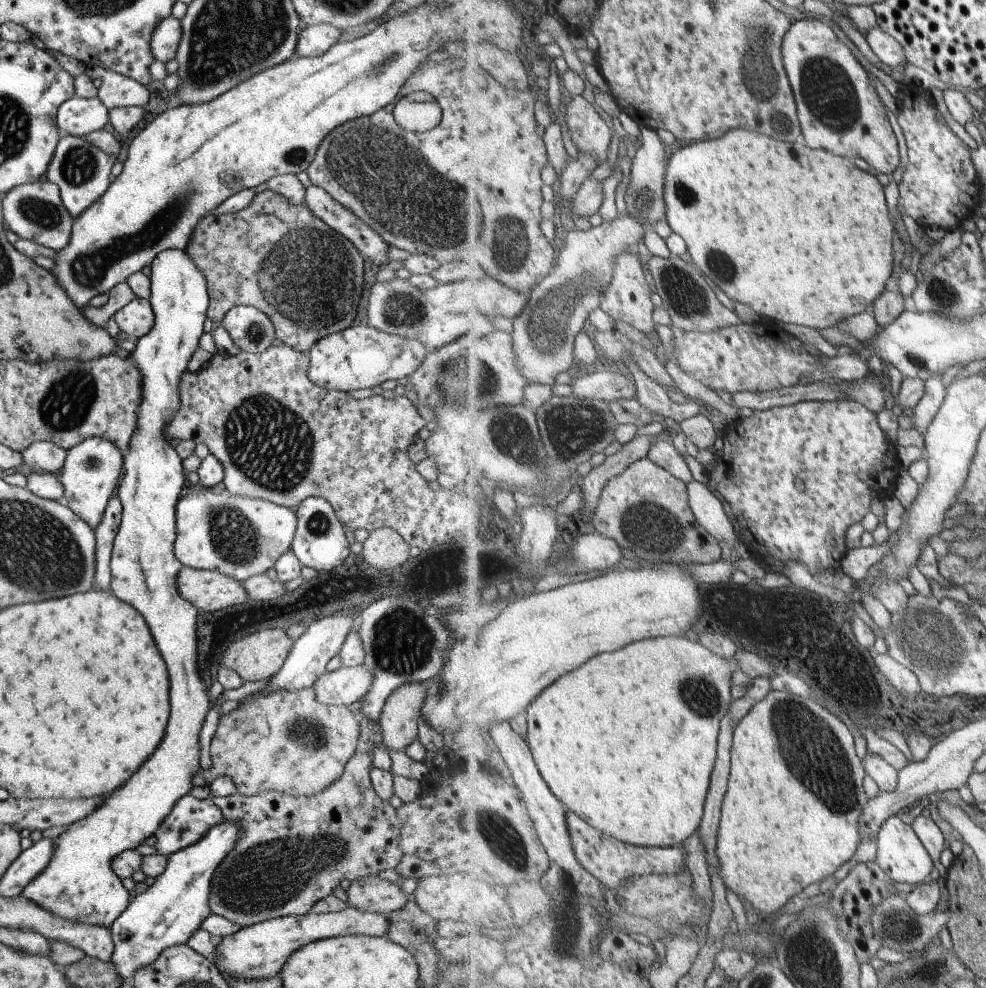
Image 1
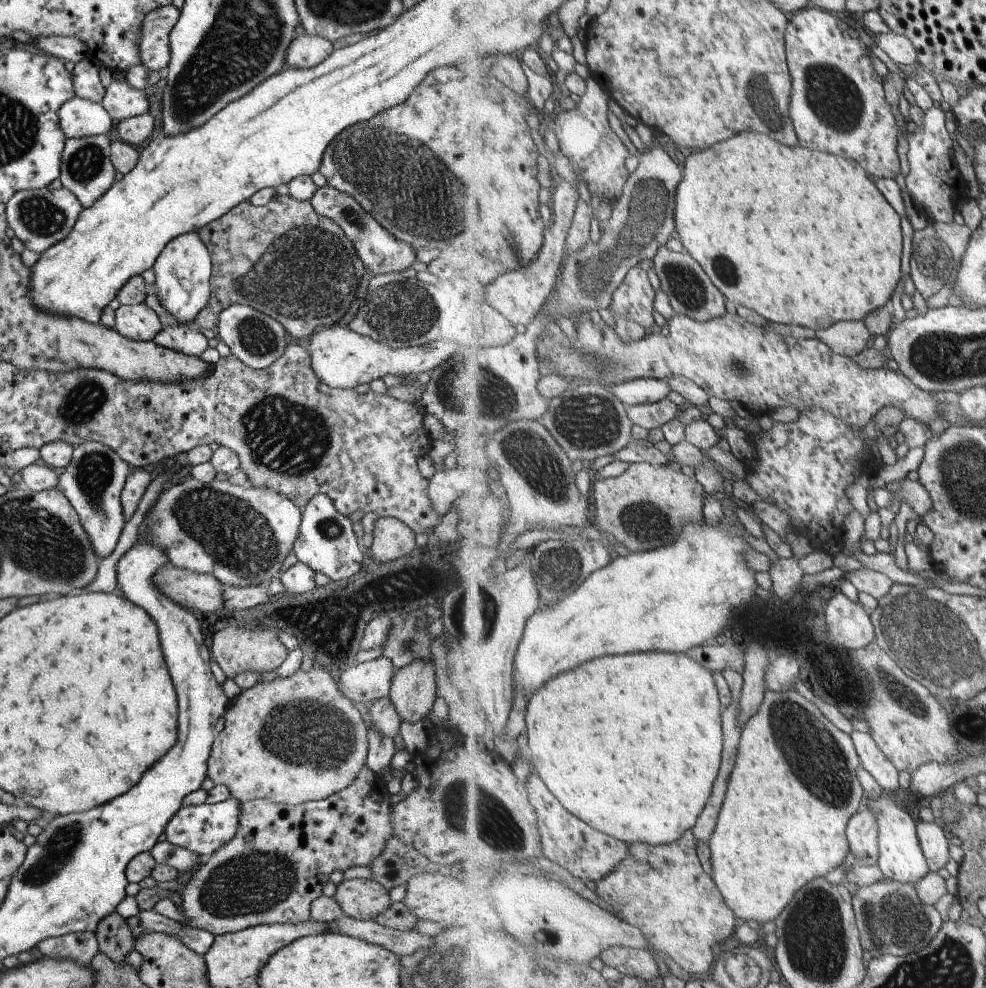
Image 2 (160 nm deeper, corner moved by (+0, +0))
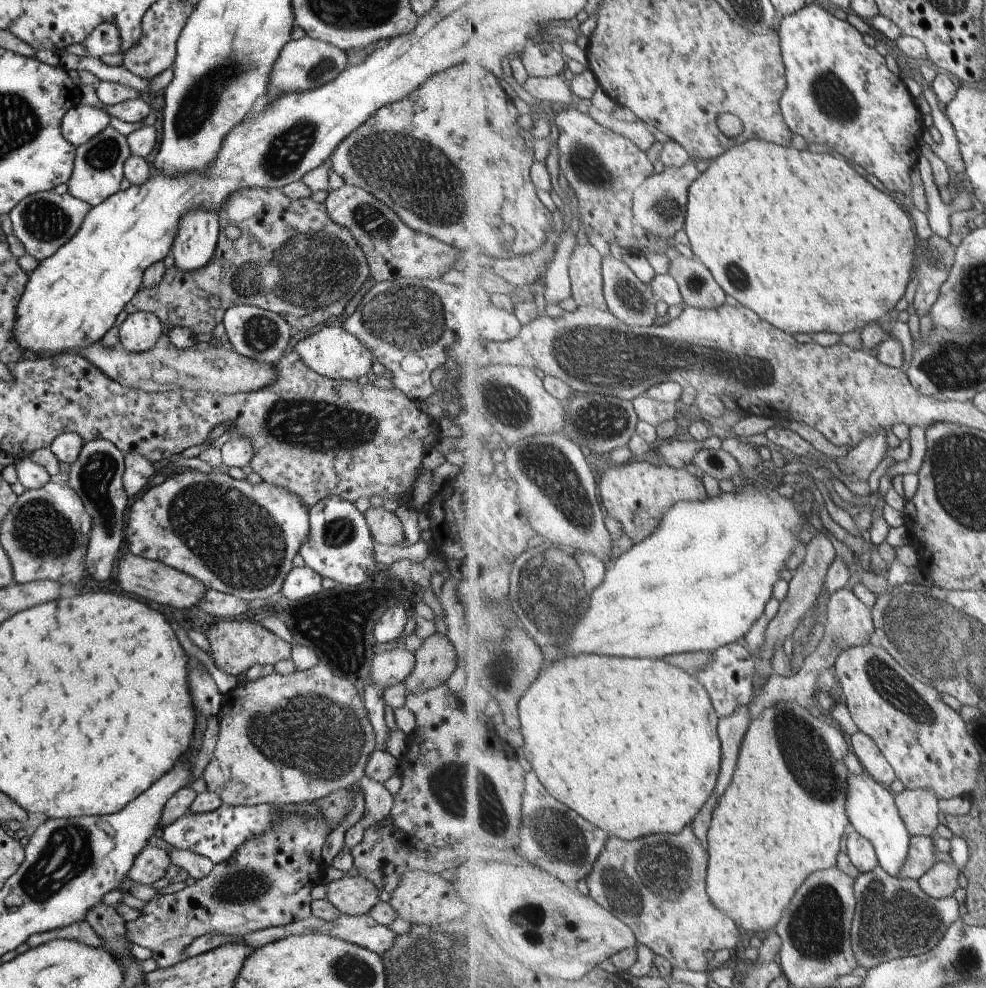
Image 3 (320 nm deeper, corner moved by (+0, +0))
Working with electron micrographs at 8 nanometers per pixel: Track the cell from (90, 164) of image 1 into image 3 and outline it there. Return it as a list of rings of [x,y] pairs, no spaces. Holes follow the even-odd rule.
[[[107,125],[87,142],[75,147],[74,165],[66,182],[68,193],[85,201],[90,207],[100,205],[108,196],[115,194],[124,177],[123,165],[130,156],[126,136]]]

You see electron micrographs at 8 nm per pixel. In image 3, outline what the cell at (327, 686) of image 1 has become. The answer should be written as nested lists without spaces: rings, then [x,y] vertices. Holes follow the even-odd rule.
[[[400,643],[394,644],[375,652],[367,678],[385,690],[407,678],[413,665],[414,653],[407,651]]]

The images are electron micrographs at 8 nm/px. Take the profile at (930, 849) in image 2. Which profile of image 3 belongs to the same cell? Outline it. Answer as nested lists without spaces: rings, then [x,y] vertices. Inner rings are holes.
[[[923,835],[912,837],[906,865],[898,876],[902,879],[918,881],[939,862],[935,860],[935,850],[938,849],[935,846],[933,837]]]

